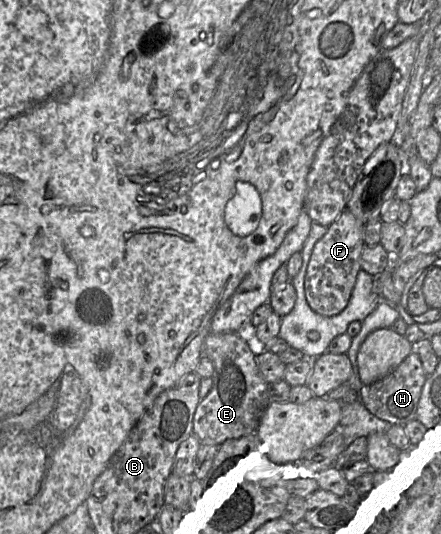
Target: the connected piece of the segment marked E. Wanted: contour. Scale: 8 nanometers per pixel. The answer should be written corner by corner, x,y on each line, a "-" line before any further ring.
210,332
202,345
202,357
213,363
213,387
196,409
194,435
202,446
220,446
228,440
258,440
263,416
271,404
271,385
260,374
257,356
237,333

